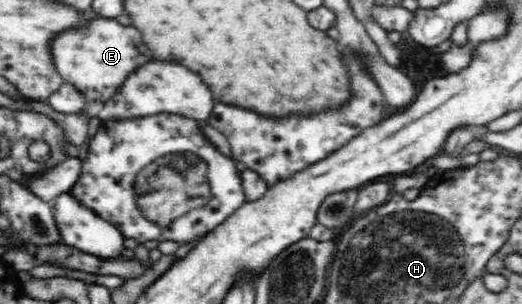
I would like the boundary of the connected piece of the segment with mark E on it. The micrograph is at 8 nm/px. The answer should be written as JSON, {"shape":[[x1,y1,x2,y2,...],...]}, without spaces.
{"shape":[[102,16,60,32,50,40,50,48,61,77,83,94,87,104,106,104,132,72,152,61,152,52,144,46,142,35,135,26,125,26,116,19]]}

